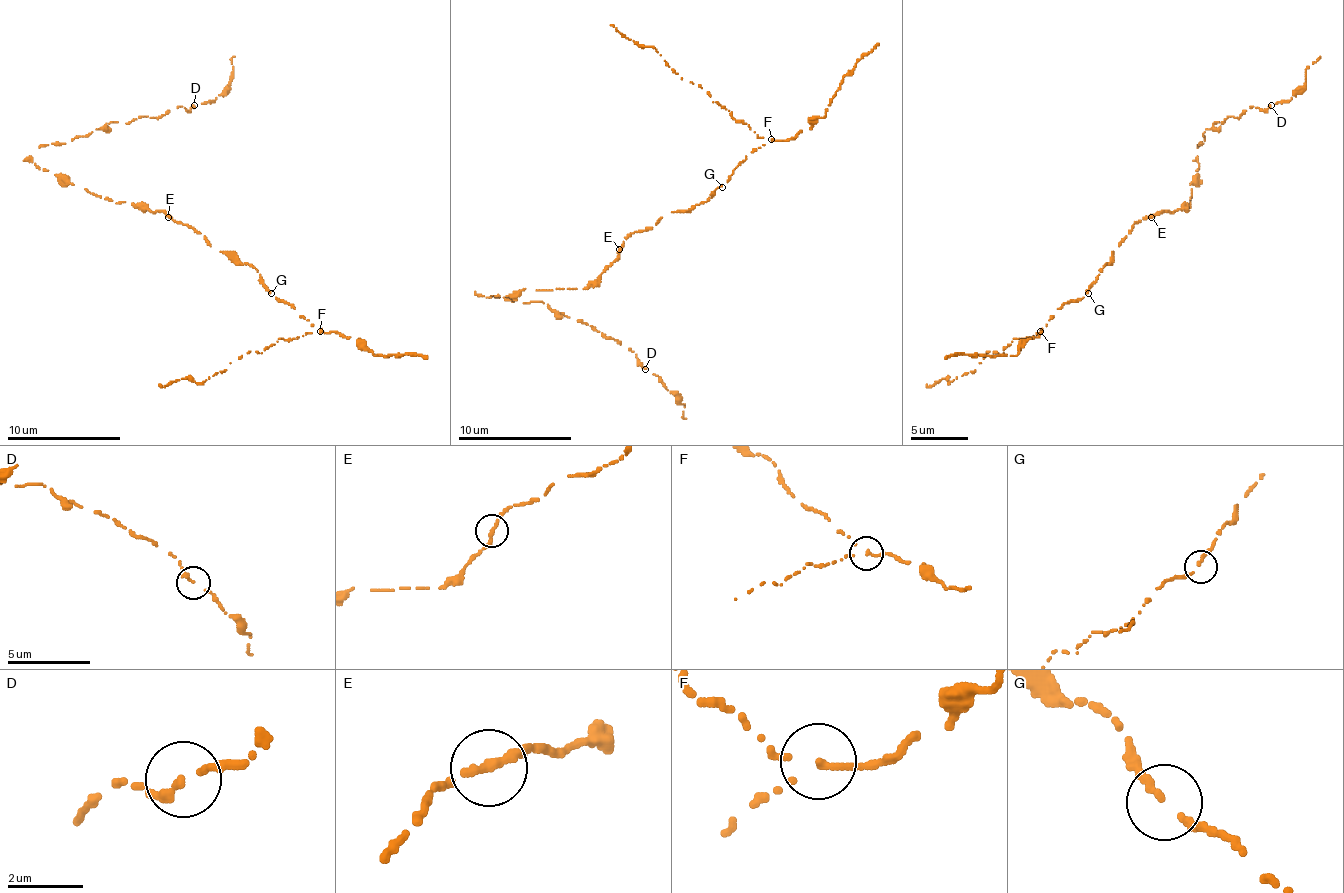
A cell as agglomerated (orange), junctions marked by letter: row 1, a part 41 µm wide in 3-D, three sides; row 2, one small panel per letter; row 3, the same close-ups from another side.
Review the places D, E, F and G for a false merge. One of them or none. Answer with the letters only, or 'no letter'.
F

